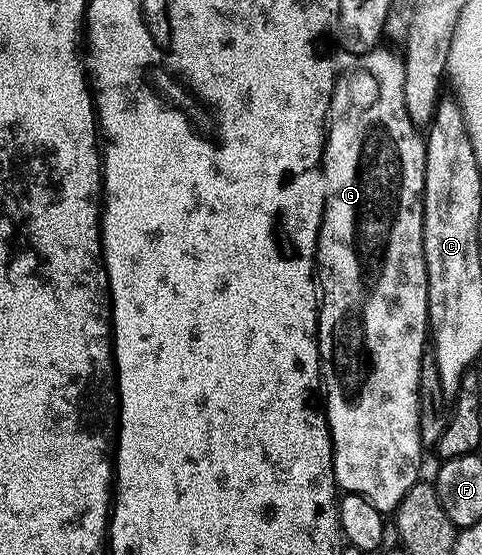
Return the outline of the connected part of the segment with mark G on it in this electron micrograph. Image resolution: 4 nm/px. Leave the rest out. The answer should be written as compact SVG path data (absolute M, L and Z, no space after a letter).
M376 48L376 49L373 49L373 50L370 50L370 52L369 52L369 53L368 53L368 54L360 54L360 55L358 55L358 57L356 57L356 58L355 58L355 59L354 59L354 61L355 61L355 67L353 67L353 68L352 68L352 70L351 70L351 71L349 71L349 72L348 72L348 74L347 74L347 75L345 75L345 76L344 76L344 78L343 78L343 75L342 75L342 77L340 77L340 78L339 78L339 79L338 79L338 81L336 81L336 84L335 84L335 91L334 91L334 92L333 92L333 96L332 96L332 97L331 97L331 112L330 112L330 115L329 115L329 125L328 125L328 127L327 127L327 143L325 143L325 144L324 144L324 145L323 145L323 165L322 165L322 168L323 168L323 175L324 175L324 176L325 176L325 208L324 208L324 209L323 209L323 223L322 223L322 224L321 224L321 228L320 228L320 229L319 229L319 247L318 247L318 248L317 248L317 252L316 252L316 253L315 253L315 261L316 261L316 263L317 263L317 290L318 290L318 293L319 293L319 294L320 294L320 295L321 295L321 297L320 297L320 299L319 299L319 333L318 333L318 335L319 335L319 373L320 373L320 375L321 375L321 390L322 390L322 393L324 393L324 392L325 392L325 393L327 393L327 402L326 402L326 398L325 398L325 413L326 413L326 415L327 415L327 427L329 427L329 428L330 428L330 430L331 430L331 447L332 447L332 448L333 448L333 456L332 456L332 457L331 457L331 459L332 459L332 460L333 460L333 468L334 468L334 469L335 469L335 485L336 485L336 487L338 487L338 489L339 489L339 490L340 490L340 491L343 491L343 492L346 492L346 493L348 493L348 494L356 494L356 495L357 495L357 496L361 496L361 497L362 497L362 498L364 498L364 499L365 499L365 500L369 500L369 504L373 504L373 508L377 508L377 509L378 509L378 510L381 510L381 511L384 511L384 512L394 512L394 511L395 511L395 510L396 510L396 508L397 508L397 507L399 507L399 505L400 505L400 504L401 504L401 500L402 500L402 499L403 499L403 497L404 497L404 496L405 496L405 492L409 492L409 488L413 488L413 484L414 484L414 483L415 483L415 482L418 482L418 481L420 481L420 478L421 478L421 474L419 474L419 465L421 465L421 464L422 464L422 462L423 462L423 454L425 454L425 448L424 448L424 446L422 446L422 445L421 445L421 444L420 444L420 442L419 442L419 401L418 401L418 400L417 400L417 372L421 372L421 356L422 356L422 355L423 355L423 353L425 353L425 347L426 347L426 346L427 346L427 345L428 345L428 342L429 342L429 327L428 327L428 324L427 324L427 269L426 269L426 268L425 268L425 252L424 252L424 251L423 251L423 189L424 189L424 188L425 188L425 160L426 160L426 159L427 159L427 144L426 144L426 141L425 141L425 138L424 138L424 135L423 135L423 134L422 134L422 133L421 133L421 130L420 130L420 127L418 127L418 126L416 126L416 125L415 125L415 121L414 121L414 120L412 120L412 119L411 119L411 114L410 114L410 113L409 113L409 112L408 112L408 110L407 110L407 105L406 105L406 104L405 104L405 58L404 58L404 55L403 55L403 54L402 54L402 53L399 53L399 54L394 54L394 52L393 52L393 51L391 51L391 50L383 50L383 49L384 49L384 48Z

